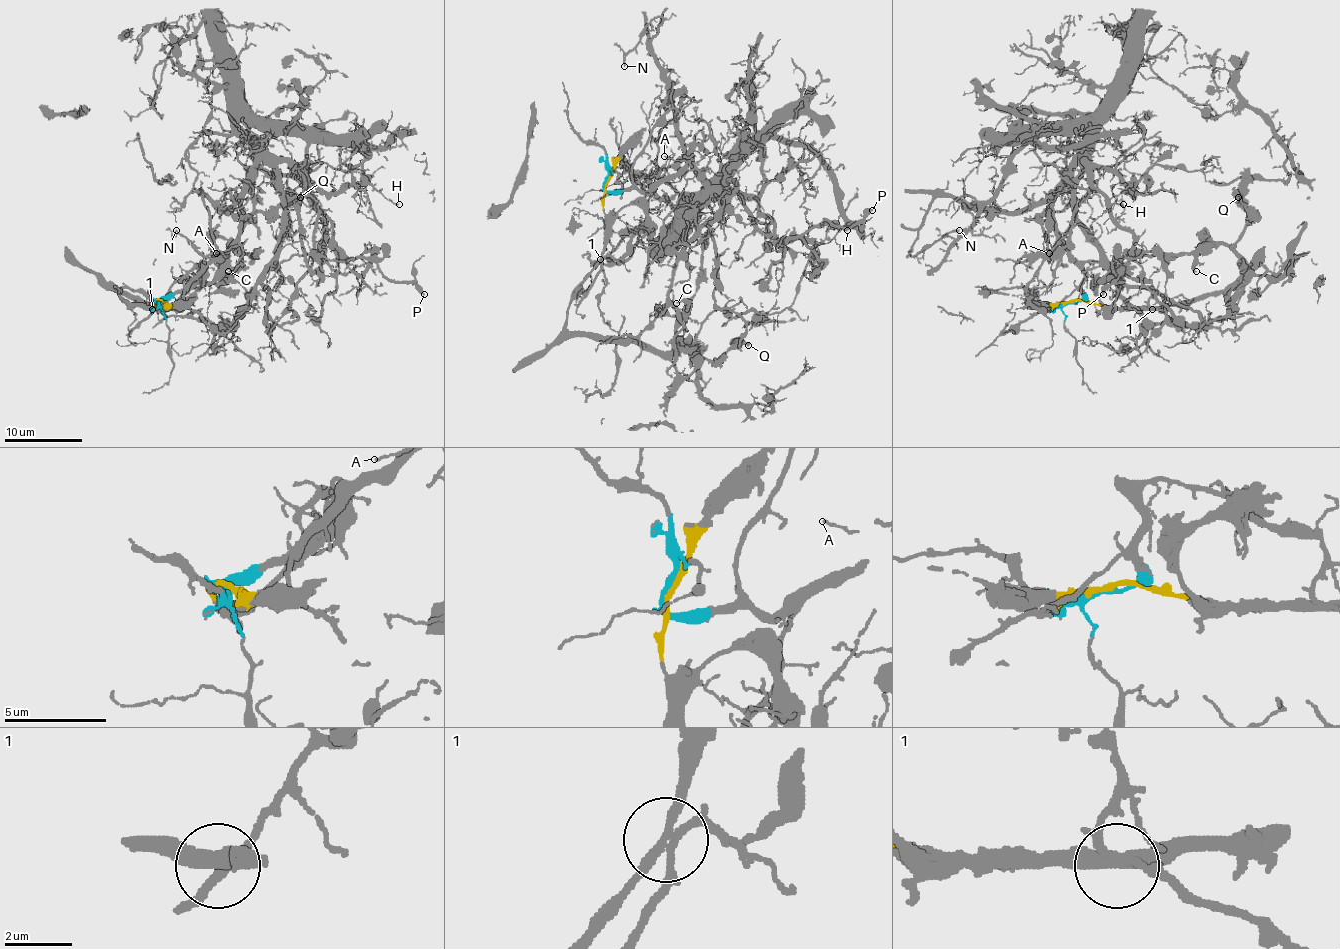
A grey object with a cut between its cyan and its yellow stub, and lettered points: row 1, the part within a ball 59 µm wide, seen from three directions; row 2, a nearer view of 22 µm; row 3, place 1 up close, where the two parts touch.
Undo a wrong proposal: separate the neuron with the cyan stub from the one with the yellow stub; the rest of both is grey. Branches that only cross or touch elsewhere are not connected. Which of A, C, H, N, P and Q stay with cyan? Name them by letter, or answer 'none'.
A, H, N, P

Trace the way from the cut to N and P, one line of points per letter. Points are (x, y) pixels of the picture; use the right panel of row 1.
N: (1074, 302), (1083, 300), (1083, 271), (1045, 203), (973, 211), (936, 197), (909, 251), (959, 230)
P: (1074, 302), (1083, 271), (1056, 232), (1052, 195), (1078, 160), (1134, 244), (1103, 294)

